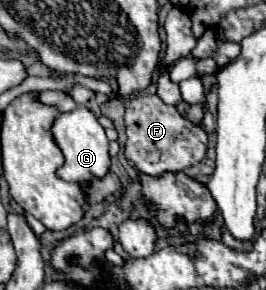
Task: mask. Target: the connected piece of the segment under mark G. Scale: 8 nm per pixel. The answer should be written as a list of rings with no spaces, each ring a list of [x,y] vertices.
[[[80,105],[72,113],[60,113],[52,125],[52,133],[54,133],[58,147],[64,153],[64,165],[56,171],[60,179],[84,185],[84,183],[90,183],[90,181],[96,181],[108,175],[110,171],[108,137],[104,133],[104,127],[96,121],[96,115],[90,109]]]

